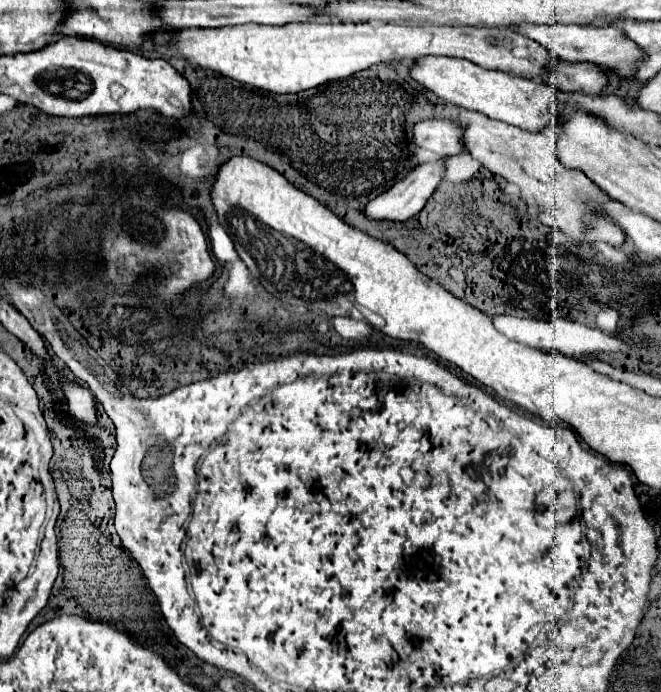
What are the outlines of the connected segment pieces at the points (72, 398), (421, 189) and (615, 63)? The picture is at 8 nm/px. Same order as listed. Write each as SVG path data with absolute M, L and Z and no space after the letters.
M62 380L62 388L68 398L68 406L78 422L96 424L96 400L86 386L78 386L76 382Z
M436 160L436 162L424 162L420 166L416 166L414 170L410 170L404 176L394 180L394 186L388 188L374 198L368 206L366 206L366 216L372 220L394 220L394 222L402 222L412 218L414 214L418 214L424 204L428 202L428 198L432 196L432 192L436 190L436 186L440 184L440 180L446 174L446 164L444 160Z
M520 24L510 26L510 30L524 34L526 38L532 38L534 42L542 44L552 52L556 58L566 62L592 62L592 64L604 64L608 70L618 72L624 78L630 78L636 72L636 60L642 58L640 48L628 40L616 26L580 26L580 24Z

